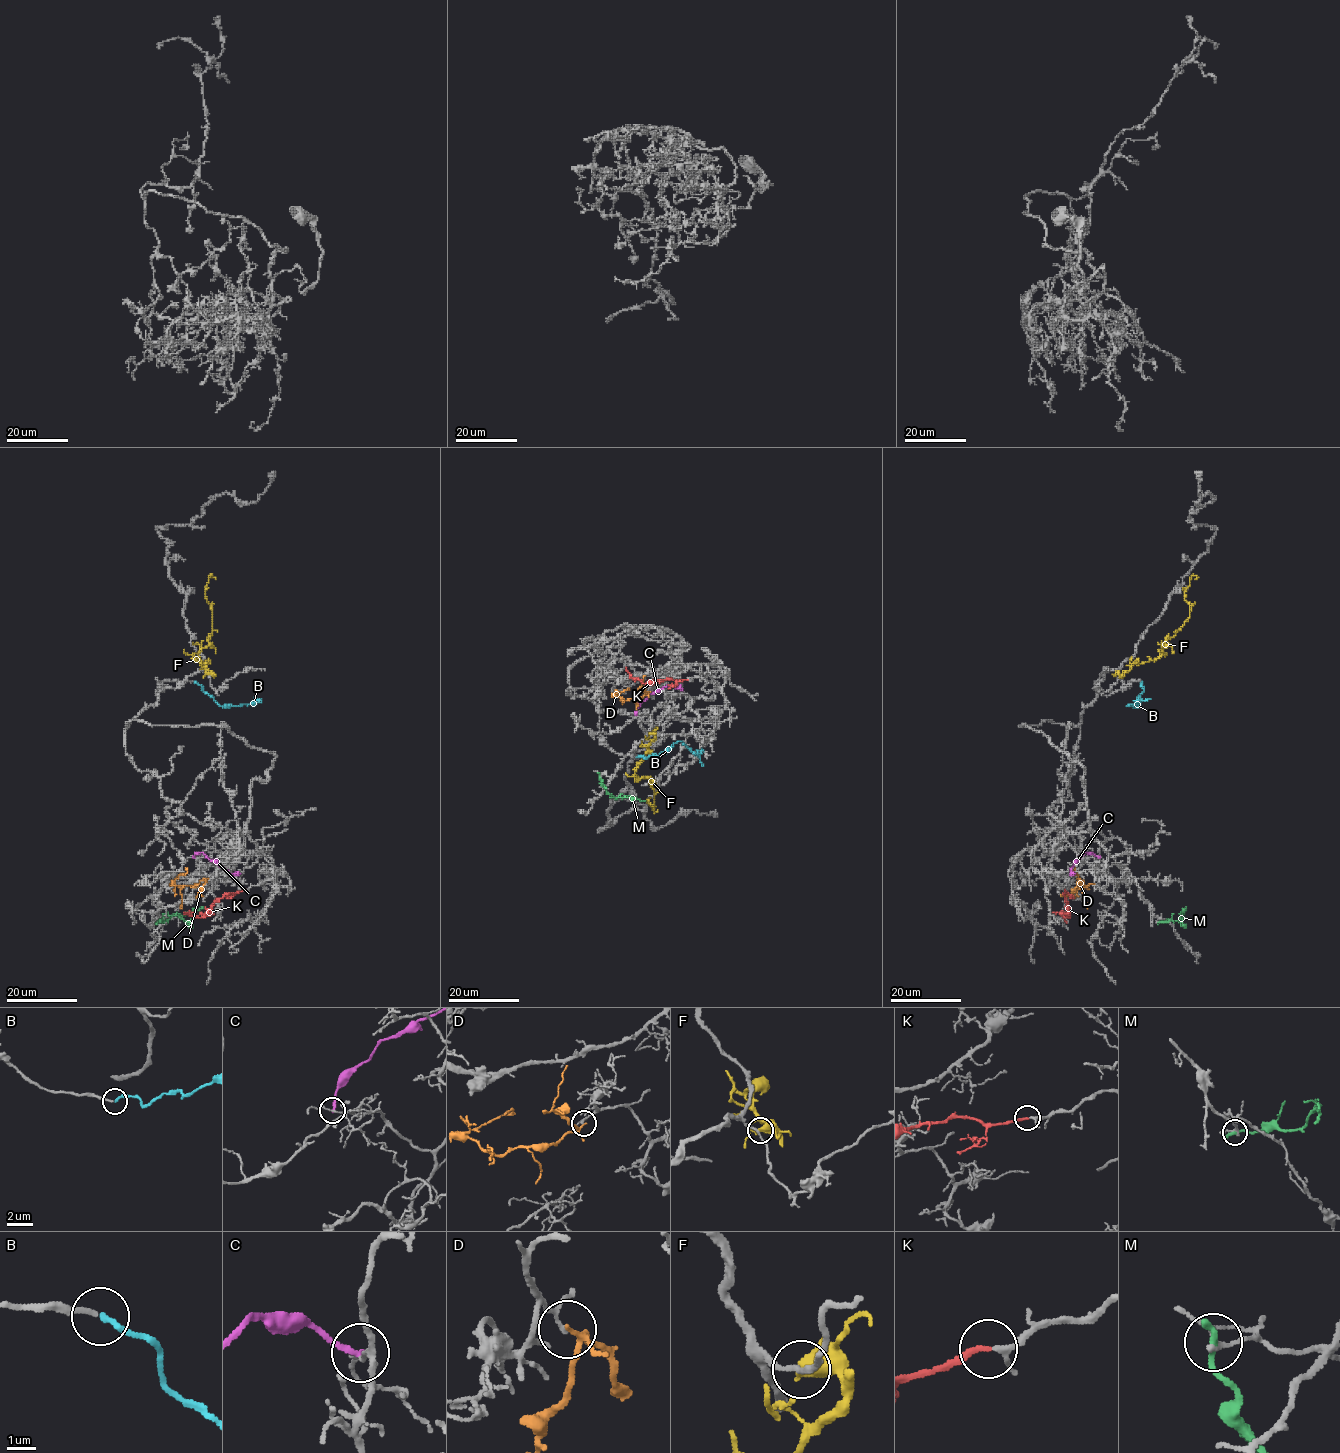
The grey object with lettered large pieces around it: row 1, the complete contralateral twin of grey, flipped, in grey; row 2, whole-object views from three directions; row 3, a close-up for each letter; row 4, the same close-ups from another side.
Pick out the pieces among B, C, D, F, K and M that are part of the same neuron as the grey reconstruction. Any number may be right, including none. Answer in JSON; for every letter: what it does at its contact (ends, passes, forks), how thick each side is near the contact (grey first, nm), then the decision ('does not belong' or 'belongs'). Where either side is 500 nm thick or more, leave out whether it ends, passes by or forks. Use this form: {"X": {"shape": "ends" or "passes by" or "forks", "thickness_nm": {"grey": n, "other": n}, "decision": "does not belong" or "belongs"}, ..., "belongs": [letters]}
{"B": {"shape": "ends", "thickness_nm": {"grey": 180, "other": 190}, "decision": "belongs"}, "C": {"shape": "ends", "thickness_nm": {"grey": 100, "other": 200}, "decision": "does not belong"}, "D": {"shape": "forks", "thickness_nm": {"grey": 120, "other": 110}, "decision": "does not belong"}, "F": {"thickness_nm": {"grey": 160, "other": 600}, "decision": "does not belong"}, "K": {"shape": "ends", "thickness_nm": {"grey": 160, "other": 200}, "decision": "belongs"}, "M": {"shape": "ends", "thickness_nm": {"grey": 180, "other": 320}, "decision": "does not belong"}, "belongs": ["B", "K"]}

